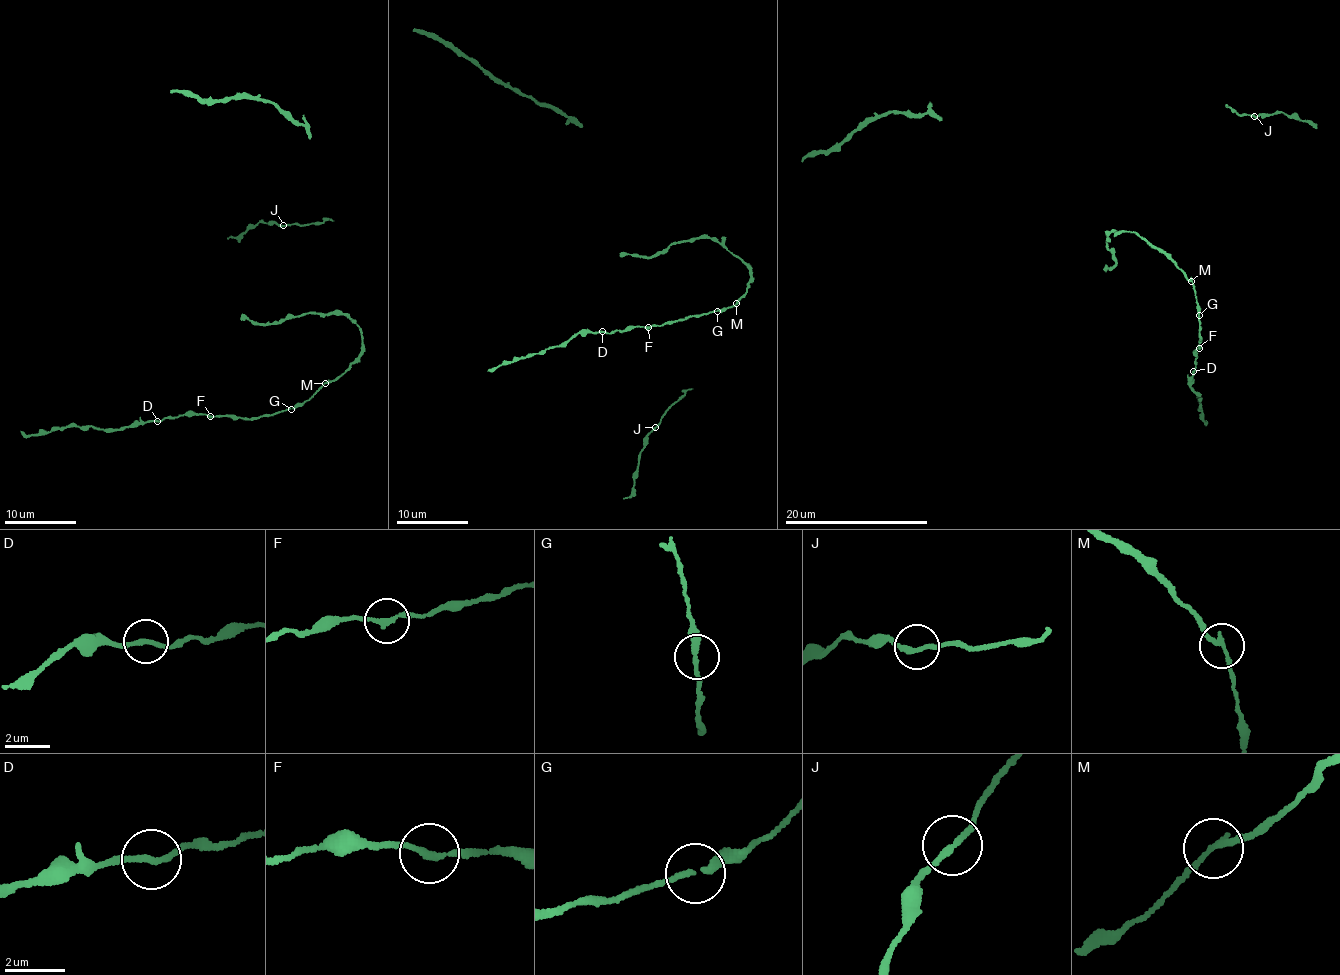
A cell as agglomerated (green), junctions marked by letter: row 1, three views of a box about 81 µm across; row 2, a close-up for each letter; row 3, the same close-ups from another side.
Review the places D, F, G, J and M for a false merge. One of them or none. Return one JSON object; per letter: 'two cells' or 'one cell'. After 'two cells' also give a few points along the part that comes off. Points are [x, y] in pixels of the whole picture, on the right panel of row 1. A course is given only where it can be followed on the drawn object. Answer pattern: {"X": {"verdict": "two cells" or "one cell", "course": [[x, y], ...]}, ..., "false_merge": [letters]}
{"D": {"verdict": "one cell"}, "F": {"verdict": "one cell"}, "G": {"verdict": "one cell"}, "J": {"verdict": "one cell"}, "M": {"verdict": "one cell"}, "false_merge": []}

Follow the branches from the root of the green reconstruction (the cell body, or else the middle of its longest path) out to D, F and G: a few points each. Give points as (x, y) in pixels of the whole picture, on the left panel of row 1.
D: (344, 316), (354, 319), (361, 333), (360, 352), (343, 372), (302, 404), (258, 418), (192, 414), (157, 421)
F: (344, 316), (354, 319), (361, 333), (360, 352), (343, 372), (302, 404), (258, 418), (210, 416)
G: (344, 316), (354, 319), (361, 333), (358, 356), (339, 375), (290, 409)

